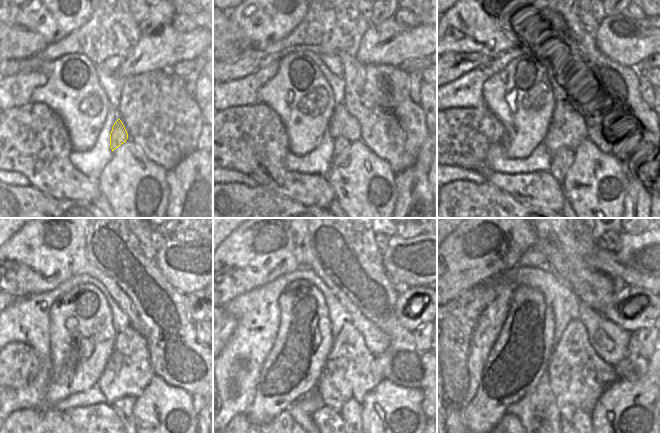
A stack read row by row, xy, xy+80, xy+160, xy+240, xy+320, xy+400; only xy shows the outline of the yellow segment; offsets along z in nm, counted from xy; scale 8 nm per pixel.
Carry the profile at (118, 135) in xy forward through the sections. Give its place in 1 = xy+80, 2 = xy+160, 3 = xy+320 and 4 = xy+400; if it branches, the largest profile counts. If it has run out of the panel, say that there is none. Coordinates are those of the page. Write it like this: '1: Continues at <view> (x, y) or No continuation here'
1: Continues at xy+80 (340, 157)
2: Continues at xy+160 (562, 160)
3: Continues at xy+320 (351, 412)
4: Continues at xy+400 (581, 421)

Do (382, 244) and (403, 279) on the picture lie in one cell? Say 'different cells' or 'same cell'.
different cells

